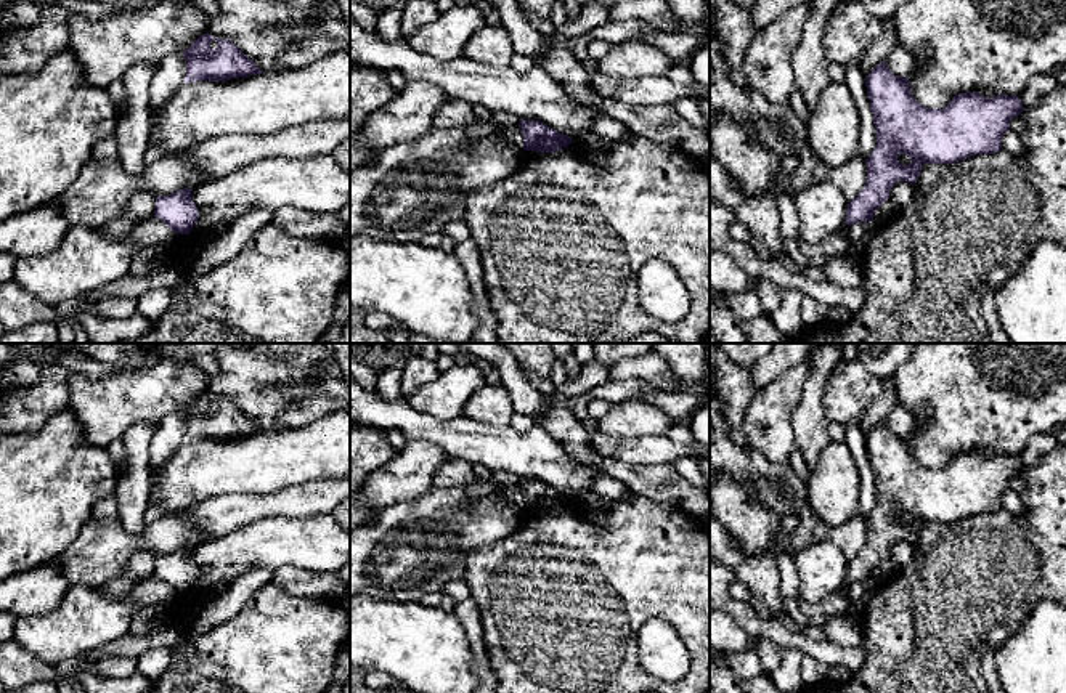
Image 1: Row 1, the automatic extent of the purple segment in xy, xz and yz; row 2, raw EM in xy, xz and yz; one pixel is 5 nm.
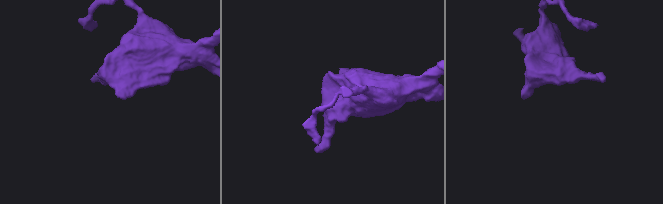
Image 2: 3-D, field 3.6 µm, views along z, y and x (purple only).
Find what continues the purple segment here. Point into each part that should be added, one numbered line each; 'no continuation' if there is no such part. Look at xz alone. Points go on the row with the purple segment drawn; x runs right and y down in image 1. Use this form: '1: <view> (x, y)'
no continuation

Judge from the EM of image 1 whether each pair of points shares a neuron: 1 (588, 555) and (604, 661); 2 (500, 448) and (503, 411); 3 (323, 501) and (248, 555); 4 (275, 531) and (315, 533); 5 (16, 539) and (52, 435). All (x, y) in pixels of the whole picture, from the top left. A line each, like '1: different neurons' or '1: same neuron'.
1: same neuron
2: different neurons
3: different neurons
4: same neuron
5: same neuron

